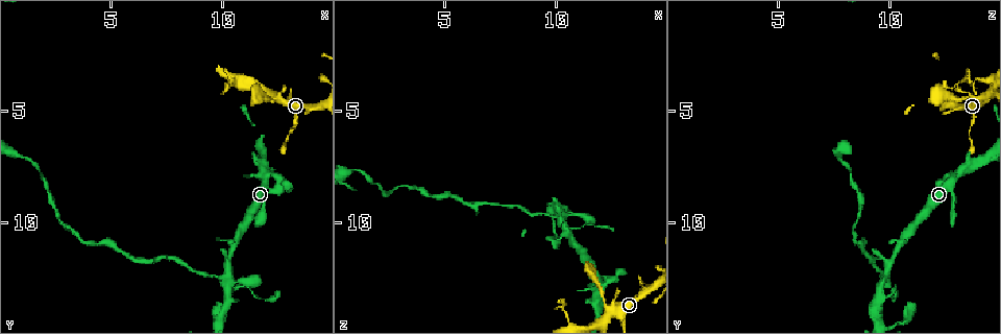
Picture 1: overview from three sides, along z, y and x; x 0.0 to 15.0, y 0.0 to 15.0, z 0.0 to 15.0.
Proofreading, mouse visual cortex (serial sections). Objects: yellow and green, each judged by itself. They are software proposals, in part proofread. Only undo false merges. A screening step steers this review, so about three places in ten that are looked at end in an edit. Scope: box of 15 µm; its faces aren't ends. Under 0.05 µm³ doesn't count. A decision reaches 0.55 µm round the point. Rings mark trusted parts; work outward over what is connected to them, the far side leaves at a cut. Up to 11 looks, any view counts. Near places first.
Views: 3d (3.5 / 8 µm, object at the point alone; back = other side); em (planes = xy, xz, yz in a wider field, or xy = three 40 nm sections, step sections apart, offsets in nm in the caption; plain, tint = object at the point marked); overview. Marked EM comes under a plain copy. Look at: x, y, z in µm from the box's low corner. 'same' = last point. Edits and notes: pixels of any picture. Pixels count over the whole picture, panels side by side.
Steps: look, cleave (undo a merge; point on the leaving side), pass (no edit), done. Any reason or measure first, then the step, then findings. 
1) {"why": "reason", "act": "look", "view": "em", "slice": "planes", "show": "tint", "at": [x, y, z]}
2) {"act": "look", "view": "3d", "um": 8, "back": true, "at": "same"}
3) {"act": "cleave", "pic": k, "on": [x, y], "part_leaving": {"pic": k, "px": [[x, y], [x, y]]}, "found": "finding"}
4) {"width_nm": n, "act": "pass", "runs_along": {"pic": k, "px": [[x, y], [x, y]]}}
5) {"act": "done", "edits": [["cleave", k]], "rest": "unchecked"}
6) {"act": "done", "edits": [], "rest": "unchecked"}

{"why": "sharp bend", "act": "look", "view": "3d", "um": 8, "at": [11.9, 8.0, 12.8]}

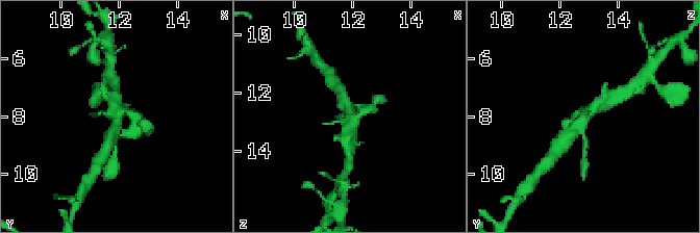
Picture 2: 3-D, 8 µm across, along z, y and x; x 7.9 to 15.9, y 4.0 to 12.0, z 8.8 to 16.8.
{"act": "look", "view": "3d", "um": 3.5, "at": [11.9, 8.0, 12.9]}

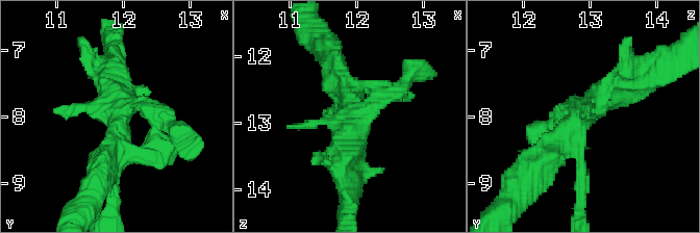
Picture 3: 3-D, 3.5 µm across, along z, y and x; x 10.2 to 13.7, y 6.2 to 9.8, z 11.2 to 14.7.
{"why": "now the EM", "act": "look", "view": "em", "slice": "xy", "step": 5, "show": "tint", "at": [11.95, 8.00, 12.90]}

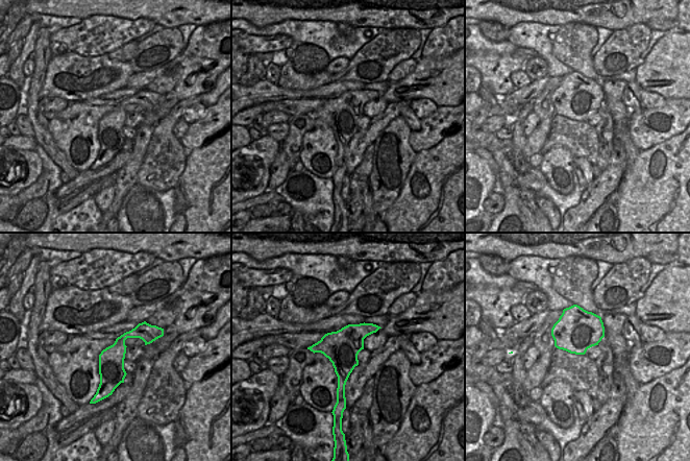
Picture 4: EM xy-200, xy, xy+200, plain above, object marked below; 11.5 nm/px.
{"act": "pass", "runs_along": {"pic": 3, "px": [[538, 166], [601, 97], [639, 80]]}, "found": "all the same cell"}

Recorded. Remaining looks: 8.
{"why": "narrows sharply", "act": "look", "view": "3d", "um": 3.5, "at": [14.1, 5.0, 13.1]}

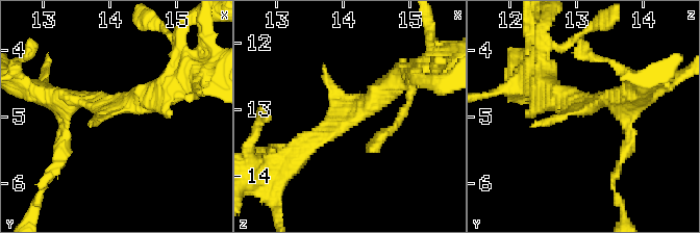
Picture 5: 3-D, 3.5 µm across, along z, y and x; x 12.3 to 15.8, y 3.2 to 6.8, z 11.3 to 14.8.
{"why": "need the tissue", "act": "look", "view": "em", "slice": "xy", "step": 5, "show": "tint", "at": [14.05, 4.85, 13.10]}

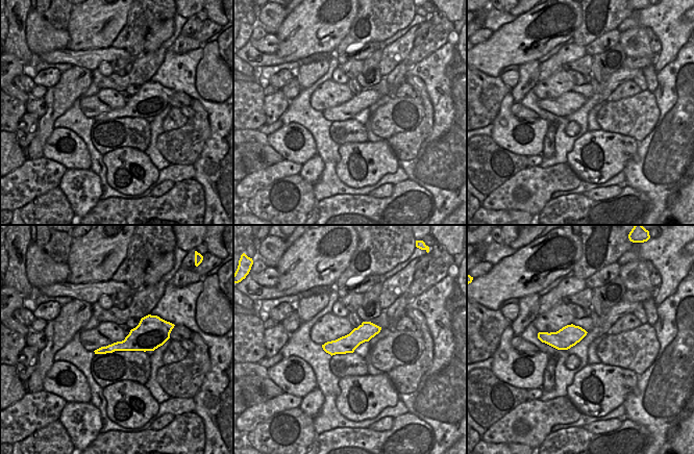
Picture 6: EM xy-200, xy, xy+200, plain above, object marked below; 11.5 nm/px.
{"act": "pass", "runs_along": {"pic": 6, "px": [[377, 329], [325, 347]]}, "found": "all the same cell"}

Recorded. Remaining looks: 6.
{"why": "thick turns thin", "act": "look", "view": "3d", "um": 3.5, "at": [12.2, 4.4, 13.5]}

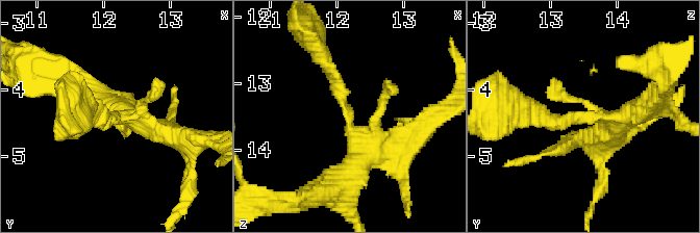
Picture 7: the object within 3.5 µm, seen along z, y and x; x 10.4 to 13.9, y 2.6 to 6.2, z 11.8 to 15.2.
{"arm_widths_nm": [200, 350], "act": "look", "view": "em", "slice": "xy", "step": 2, "show": "tint", "at": [12.15, 4.45, 13.55]}

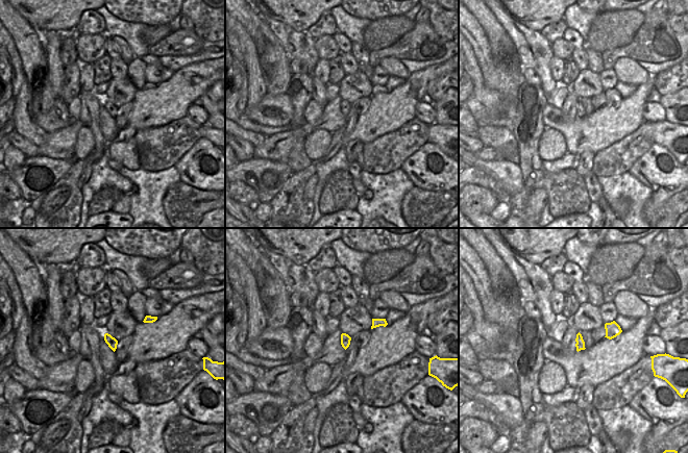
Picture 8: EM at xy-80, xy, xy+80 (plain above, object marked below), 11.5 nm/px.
{"act": "pass", "runs_along": {"pic": 7, "px": [[392, 148], [357, 140], [322, 57]]}, "found": "continuous, no second cell"}

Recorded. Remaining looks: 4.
{"why": "calibre changes", "act": "look", "view": "3d", "um": 3.5, "at": [10.3, 13.5, 9.5]}

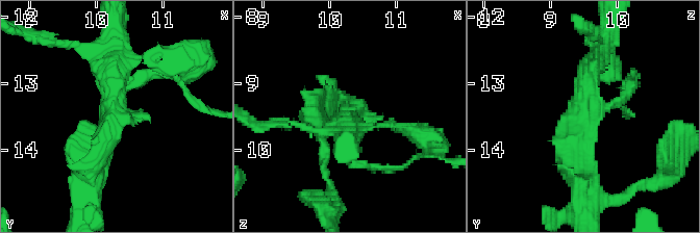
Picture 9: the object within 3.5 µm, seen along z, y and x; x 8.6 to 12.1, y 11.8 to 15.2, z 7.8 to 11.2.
{"why": "shape alone is not enough", "act": "look", "view": "em", "slice": "planes", "show": "tint", "at": [10.25, 13.40, 9.50]}

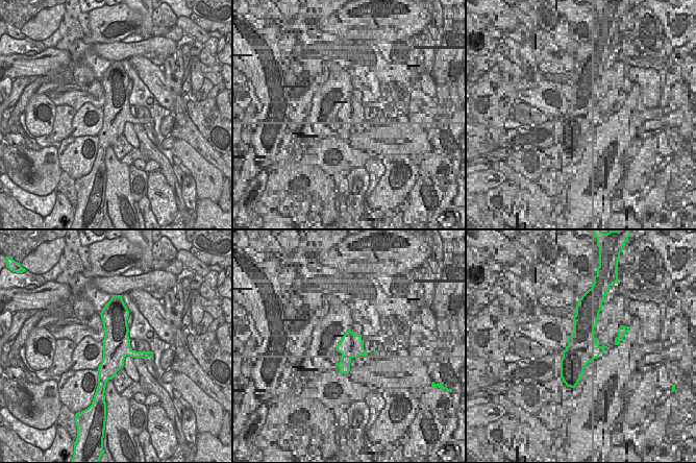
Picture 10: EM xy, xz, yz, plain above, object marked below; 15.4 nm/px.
{"act": "pass", "runs_along": {"pic": 9, "px": [[604, 41], [572, 130], [577, 171]]}, "found": "one cell here"}

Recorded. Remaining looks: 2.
{"act": "done", "edits": [], "rest": "unchecked"}

